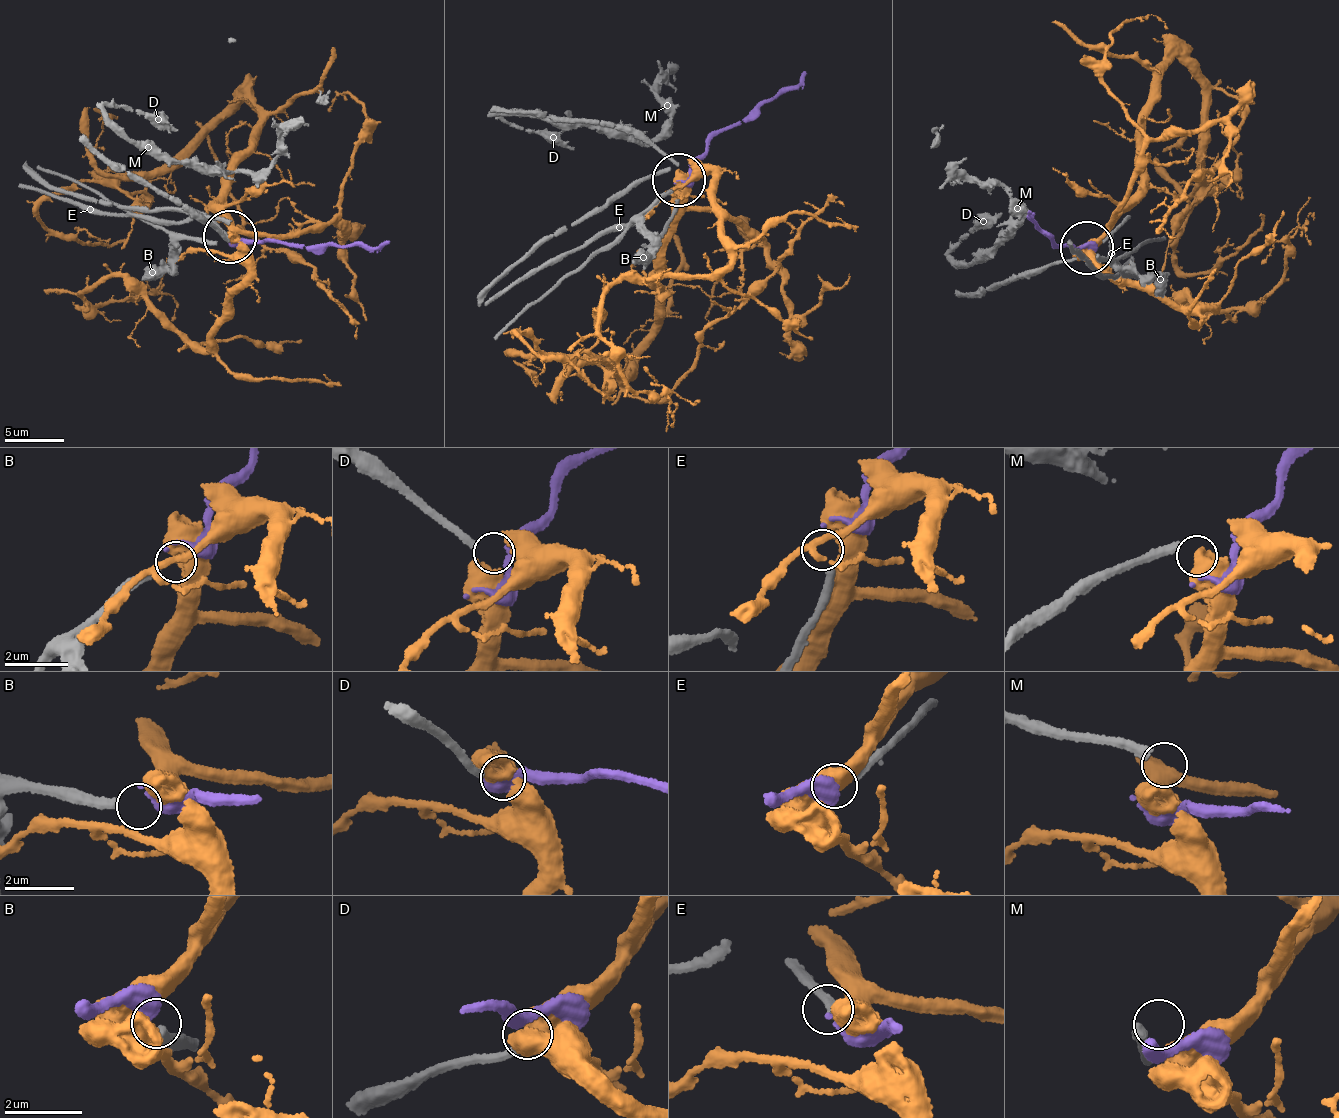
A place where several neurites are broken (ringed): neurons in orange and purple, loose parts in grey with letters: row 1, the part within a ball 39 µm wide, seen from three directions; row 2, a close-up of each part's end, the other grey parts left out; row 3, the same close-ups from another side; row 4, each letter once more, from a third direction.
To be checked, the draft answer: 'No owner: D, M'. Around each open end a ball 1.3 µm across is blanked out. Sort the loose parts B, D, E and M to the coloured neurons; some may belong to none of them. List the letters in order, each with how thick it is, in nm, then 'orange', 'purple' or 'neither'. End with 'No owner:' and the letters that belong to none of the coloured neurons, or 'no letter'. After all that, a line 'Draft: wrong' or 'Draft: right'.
B: 280 nm thick; neither
D: 220 nm thick; neither
E: 200 nm thick; purple
M: 300 nm thick; neither
No owner: B, D, M
Draft: wrong

